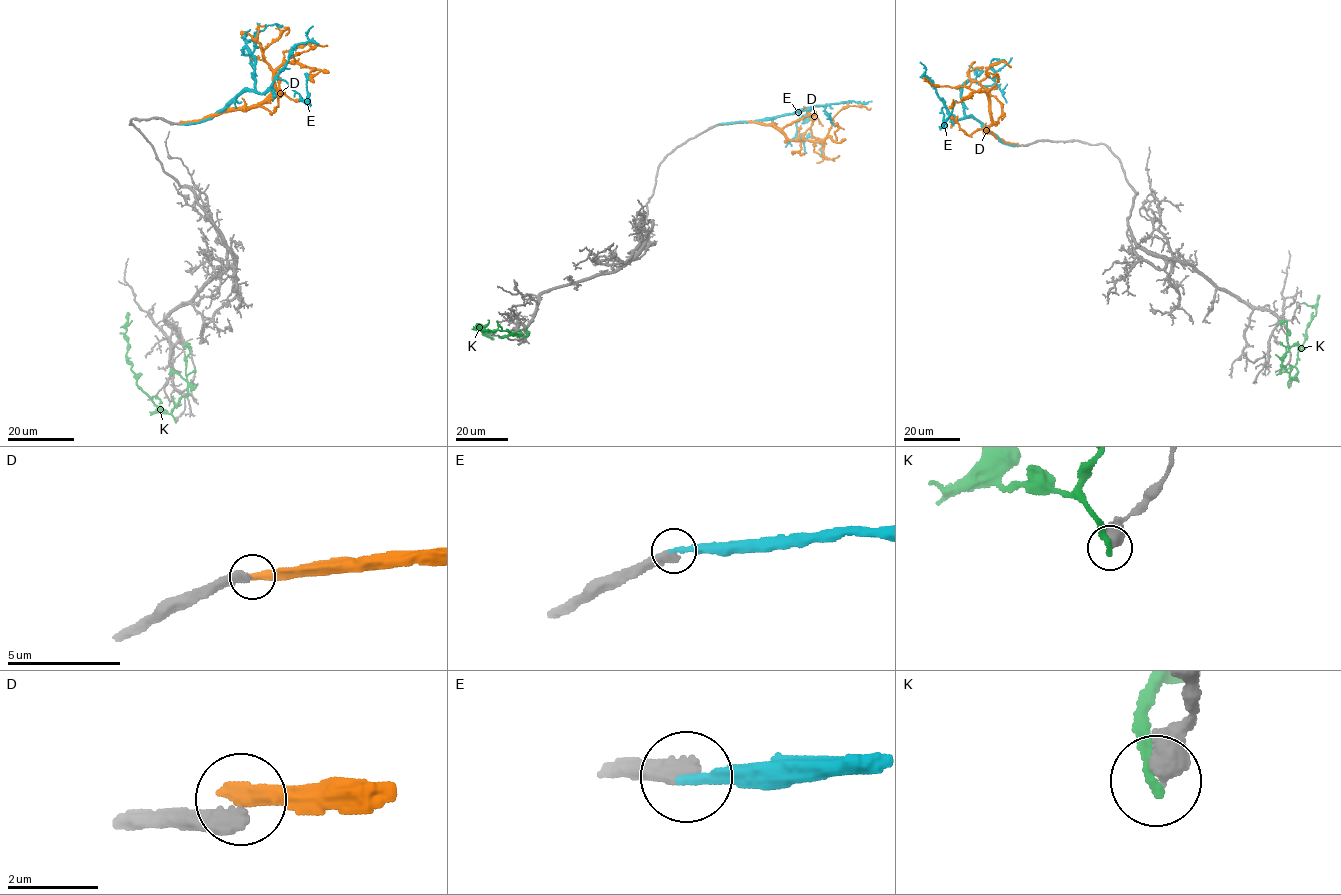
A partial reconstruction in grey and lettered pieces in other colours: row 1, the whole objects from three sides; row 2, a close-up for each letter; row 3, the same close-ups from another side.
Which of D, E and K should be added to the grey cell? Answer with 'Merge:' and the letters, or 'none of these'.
Merge: E

